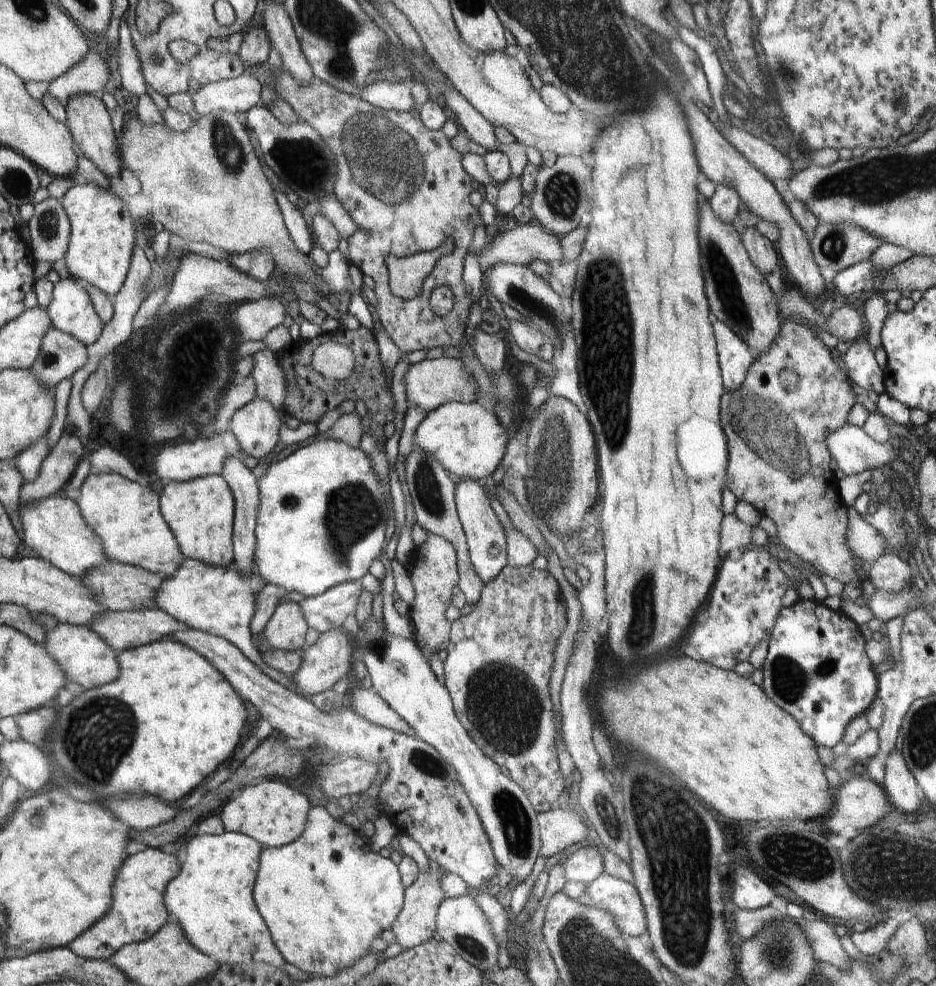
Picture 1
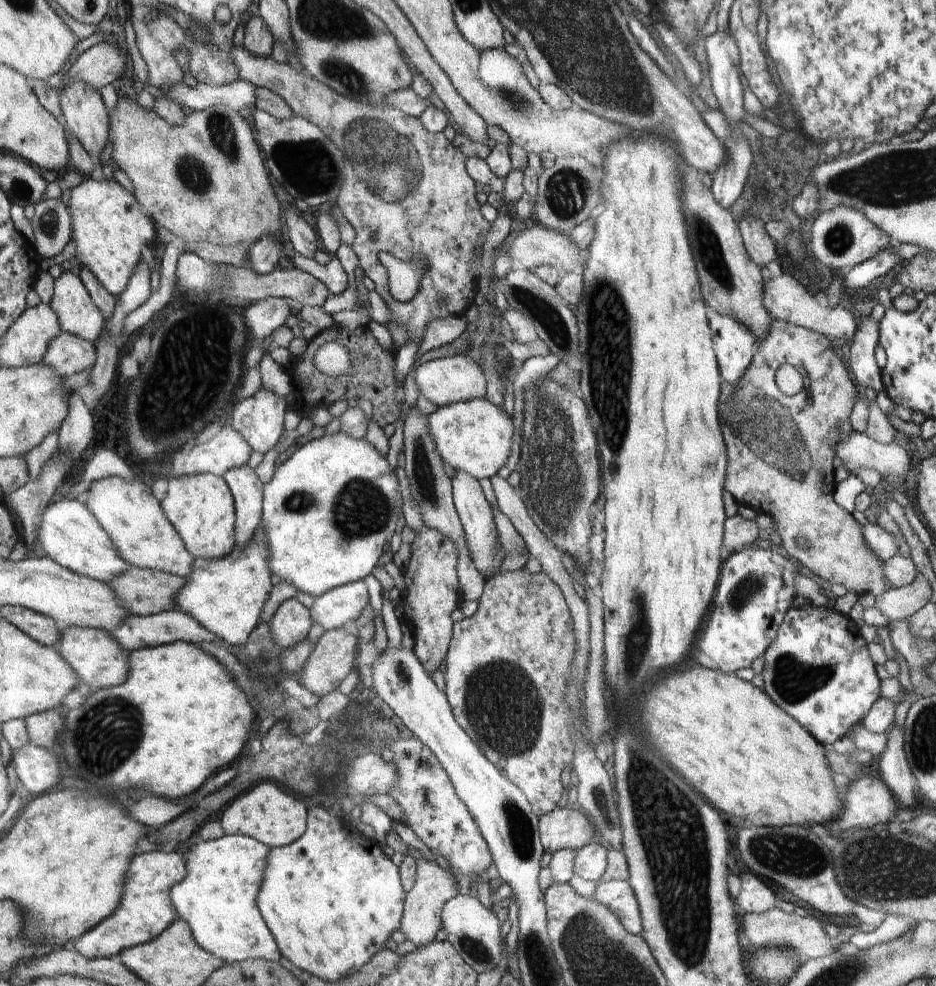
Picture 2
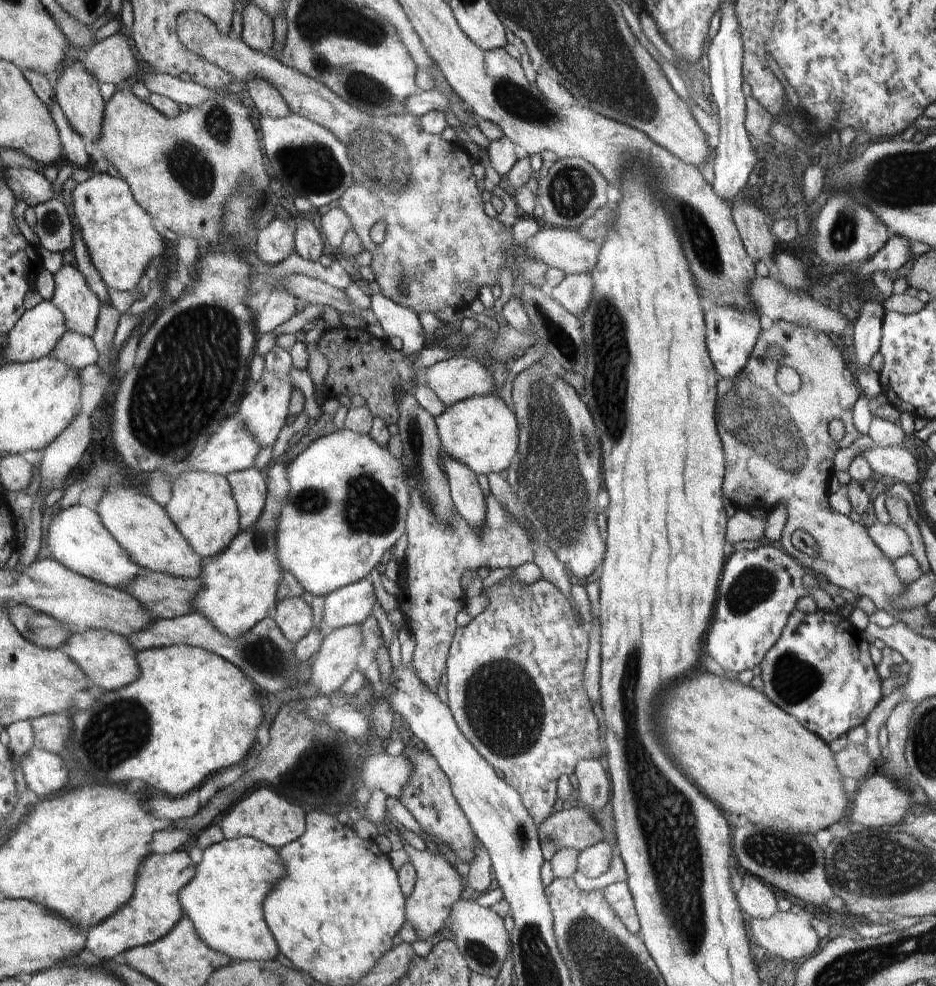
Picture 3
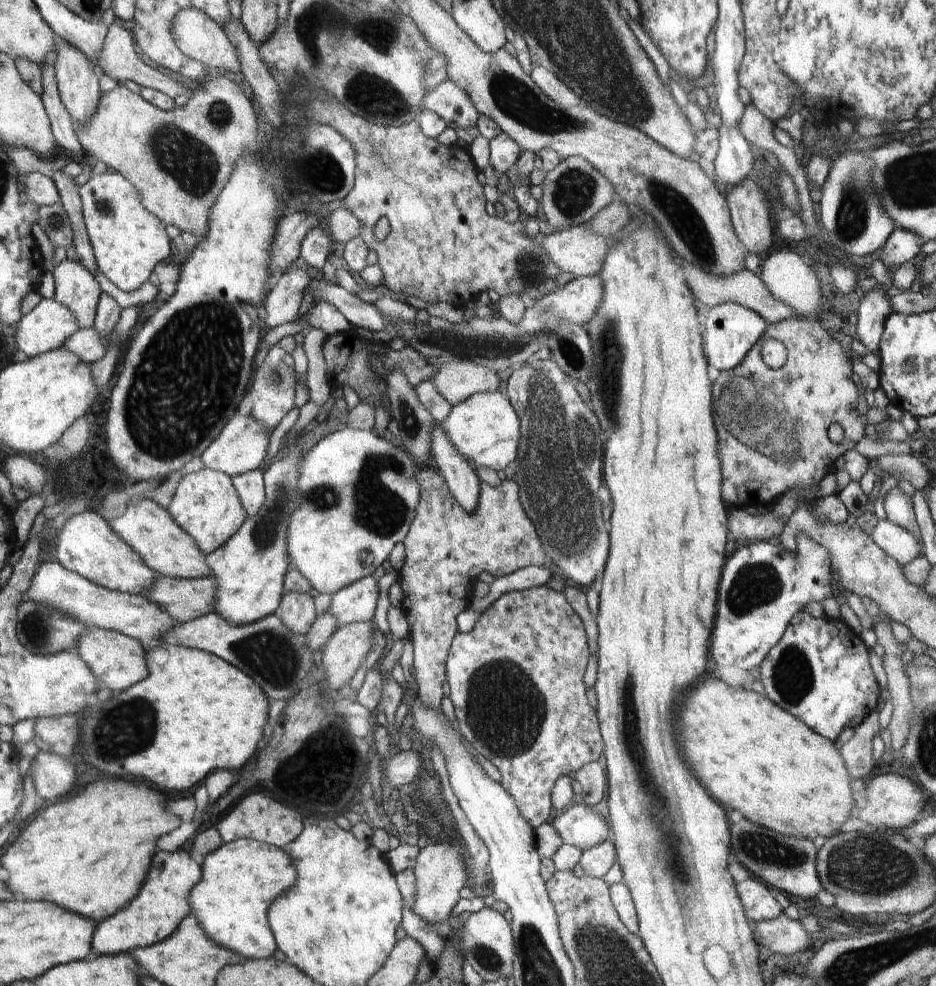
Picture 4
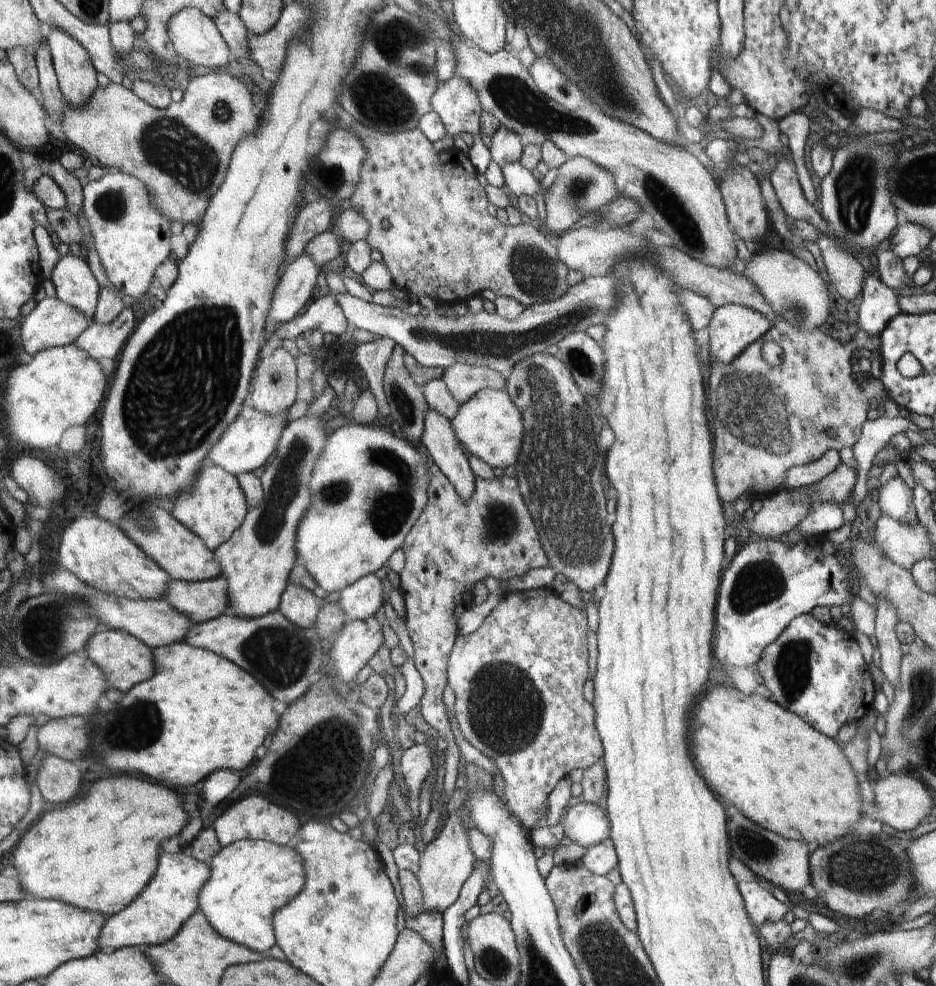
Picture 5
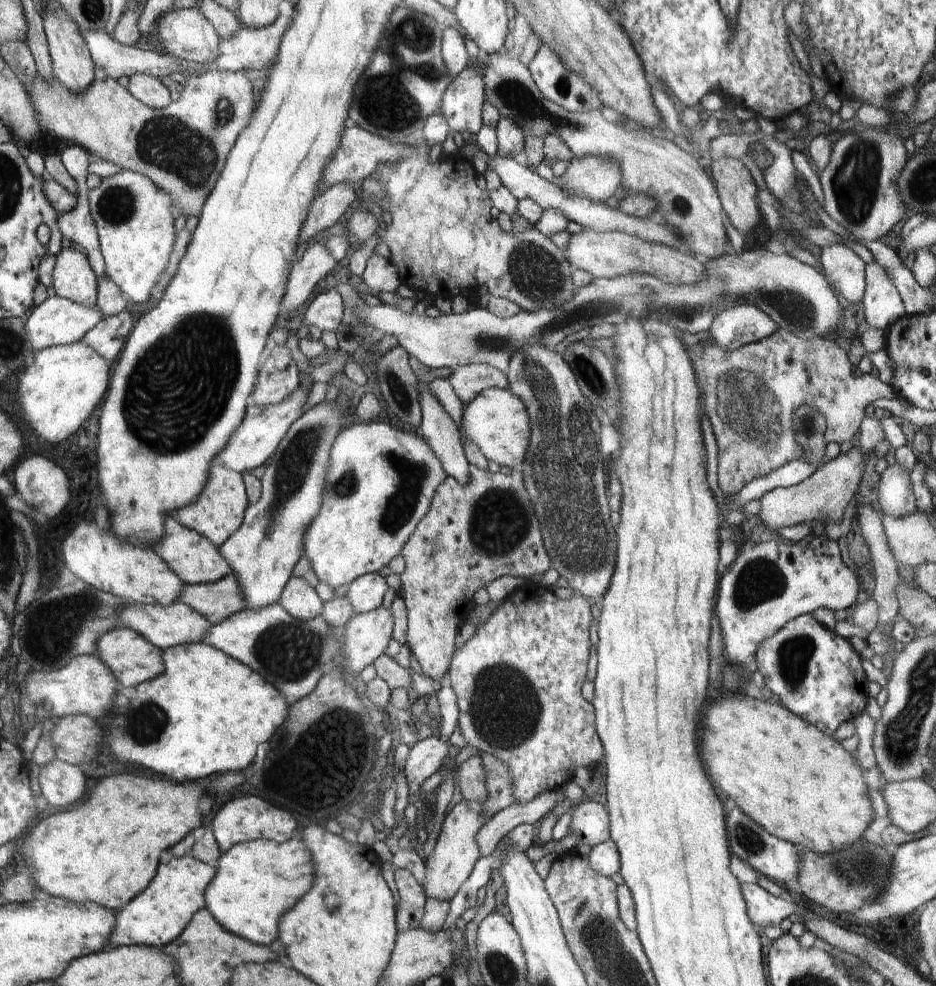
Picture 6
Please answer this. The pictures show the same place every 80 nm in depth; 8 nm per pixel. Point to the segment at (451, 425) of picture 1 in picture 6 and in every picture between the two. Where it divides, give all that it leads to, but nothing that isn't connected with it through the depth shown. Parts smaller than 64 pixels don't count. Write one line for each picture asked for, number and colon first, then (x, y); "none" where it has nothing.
2: (475, 436)
3: (482, 432)
4: (484, 428)
5: (489, 426)
6: (496, 421)

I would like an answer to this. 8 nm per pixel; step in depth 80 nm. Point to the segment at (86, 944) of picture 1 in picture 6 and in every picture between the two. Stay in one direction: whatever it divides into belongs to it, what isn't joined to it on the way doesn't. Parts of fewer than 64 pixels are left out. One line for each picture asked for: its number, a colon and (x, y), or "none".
2: (146, 909)
3: (154, 909)
4: (163, 900)
5: (157, 914)
6: (158, 915)

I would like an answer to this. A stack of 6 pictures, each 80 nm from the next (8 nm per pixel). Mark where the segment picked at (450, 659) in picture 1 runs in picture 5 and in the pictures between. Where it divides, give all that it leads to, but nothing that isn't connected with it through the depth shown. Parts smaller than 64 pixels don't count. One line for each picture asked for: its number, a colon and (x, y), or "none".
2: (508, 666)
3: (514, 683)
4: (516, 681)
5: (518, 681)

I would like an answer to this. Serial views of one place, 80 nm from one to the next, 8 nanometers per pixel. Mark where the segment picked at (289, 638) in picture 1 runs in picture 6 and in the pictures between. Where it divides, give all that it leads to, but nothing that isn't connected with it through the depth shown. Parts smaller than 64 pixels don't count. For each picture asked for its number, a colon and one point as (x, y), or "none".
2: (291, 622)
3: (293, 615)
4: (297, 612)
5: (299, 606)
6: (298, 598)

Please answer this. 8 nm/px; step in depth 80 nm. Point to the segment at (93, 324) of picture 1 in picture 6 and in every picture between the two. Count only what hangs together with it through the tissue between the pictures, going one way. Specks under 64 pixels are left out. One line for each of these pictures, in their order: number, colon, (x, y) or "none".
2: (77, 313)
3: (80, 306)
4: (76, 288)
5: (74, 283)
6: (73, 278)

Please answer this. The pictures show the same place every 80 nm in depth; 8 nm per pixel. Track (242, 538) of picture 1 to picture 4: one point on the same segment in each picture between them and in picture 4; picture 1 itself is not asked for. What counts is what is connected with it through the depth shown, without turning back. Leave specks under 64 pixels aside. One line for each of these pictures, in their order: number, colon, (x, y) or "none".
2: (247, 490)
3: (248, 486)
4: (250, 486)

